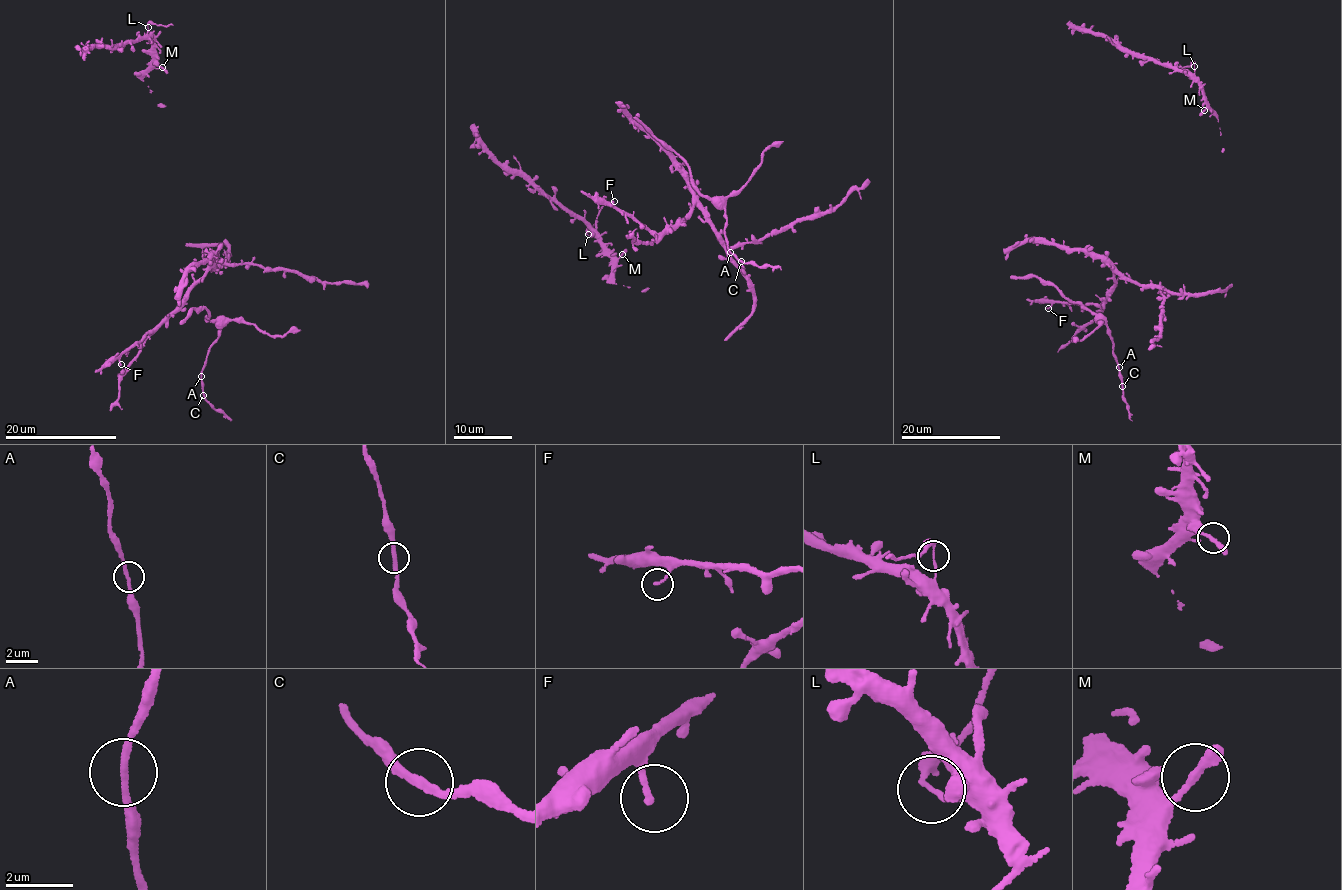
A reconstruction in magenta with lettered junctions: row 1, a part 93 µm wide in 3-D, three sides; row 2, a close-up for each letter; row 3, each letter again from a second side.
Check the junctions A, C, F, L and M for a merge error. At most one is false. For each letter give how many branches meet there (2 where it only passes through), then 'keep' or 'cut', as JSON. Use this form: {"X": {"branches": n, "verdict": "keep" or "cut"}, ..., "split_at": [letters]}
{"A": {"branches": 2, "verdict": "keep"}, "C": {"branches": 2, "verdict": "keep"}, "F": {"branches": 1, "verdict": "keep"}, "L": {"branches": 2, "verdict": "cut"}, "M": {"branches": 2, "verdict": "keep"}, "split_at": ["L"]}

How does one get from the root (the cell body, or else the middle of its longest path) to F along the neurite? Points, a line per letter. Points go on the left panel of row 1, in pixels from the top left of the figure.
F: (222, 264), (218, 270), (210, 268), (204, 277), (153, 331), (146, 331), (123, 351), (121, 364)

